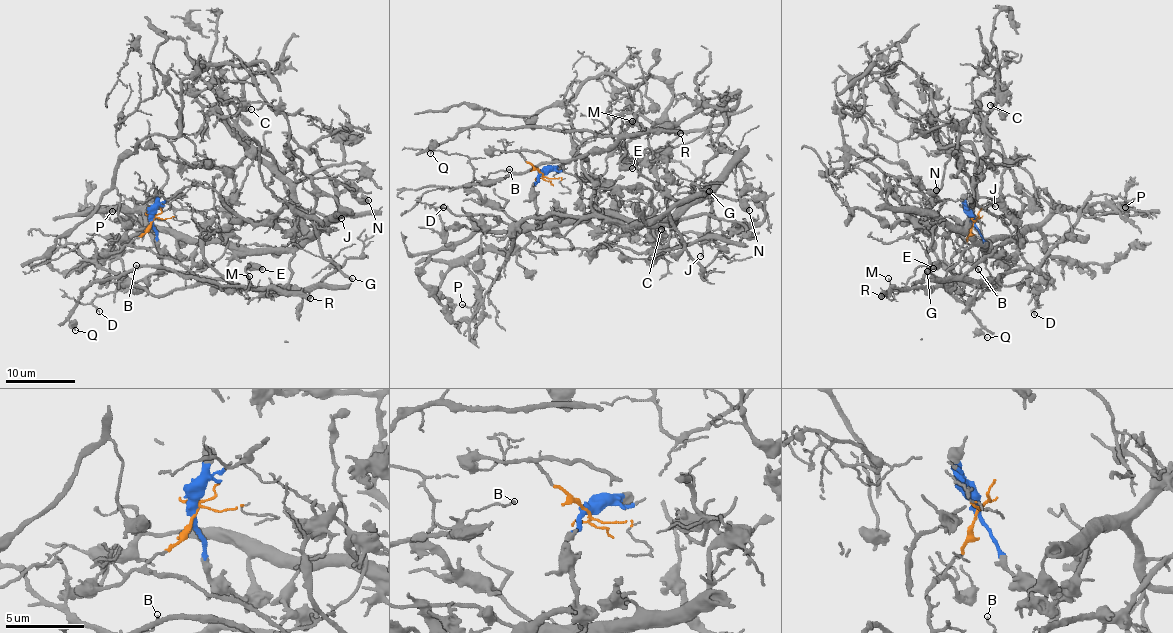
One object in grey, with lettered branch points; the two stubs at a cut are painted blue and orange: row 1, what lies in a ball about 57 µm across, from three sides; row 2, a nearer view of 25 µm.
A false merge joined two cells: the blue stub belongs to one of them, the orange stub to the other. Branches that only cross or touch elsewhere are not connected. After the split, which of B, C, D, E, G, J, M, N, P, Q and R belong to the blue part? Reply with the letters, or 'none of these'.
C, D, G, J, N, P

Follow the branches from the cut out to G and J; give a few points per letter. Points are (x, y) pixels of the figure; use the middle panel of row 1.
G: (541, 173), (532, 188), (539, 215), (547, 217), (612, 214), (663, 218), (696, 194), (690, 185), (710, 192)
J: (541, 173), (532, 188), (539, 215), (612, 214), (676, 220), (670, 247), (697, 242), (701, 247), (700, 256)

